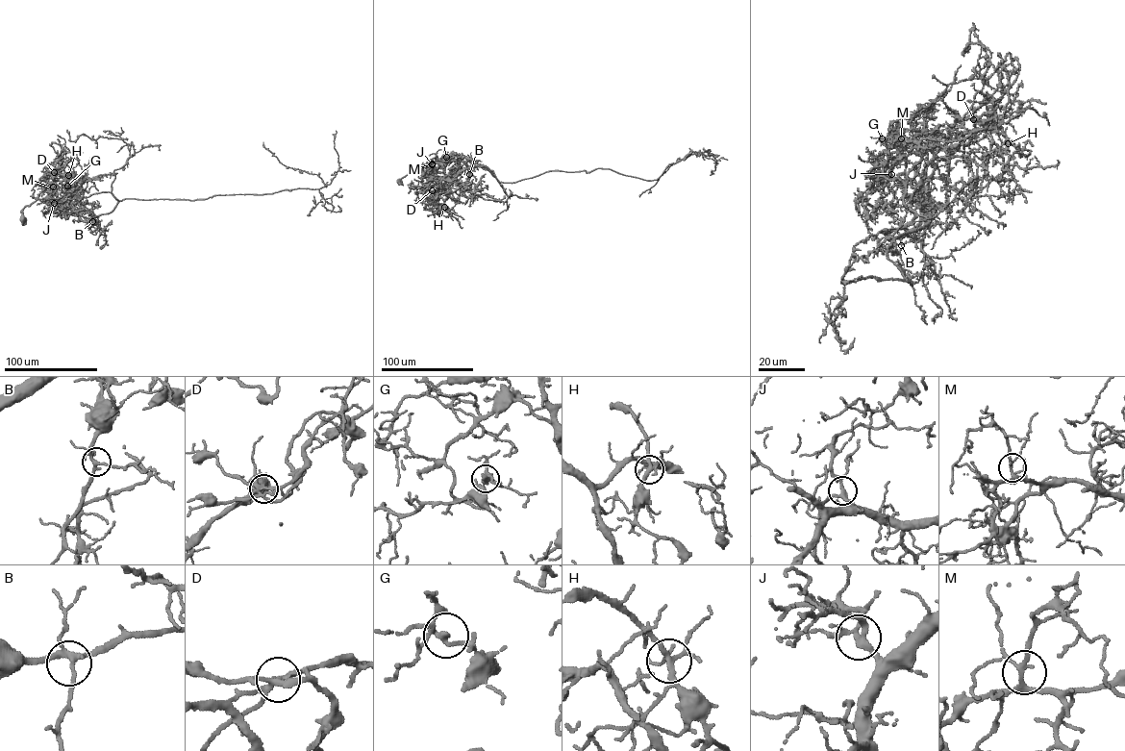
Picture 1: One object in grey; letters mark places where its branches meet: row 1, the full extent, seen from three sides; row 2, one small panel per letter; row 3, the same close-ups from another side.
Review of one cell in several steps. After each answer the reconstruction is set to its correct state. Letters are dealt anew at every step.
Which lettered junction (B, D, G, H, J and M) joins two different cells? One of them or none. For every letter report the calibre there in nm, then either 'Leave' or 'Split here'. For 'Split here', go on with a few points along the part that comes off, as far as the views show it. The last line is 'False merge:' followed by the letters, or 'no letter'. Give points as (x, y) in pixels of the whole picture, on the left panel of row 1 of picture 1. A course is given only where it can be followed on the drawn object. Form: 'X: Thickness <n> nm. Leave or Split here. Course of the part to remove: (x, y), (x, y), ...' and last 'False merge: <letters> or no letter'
B: Thickness 240 nm. Leave
D: Thickness 200 nm. Split here. Course of the part to remove: (54, 172), (66, 152), (77, 154), (79, 162), (72, 167), (74, 177), (70, 188)
G: Thickness 190 nm. Leave
H: Thickness 240 nm. Leave
J: Thickness 240 nm. Leave
M: Thickness 200 nm. Leave
False merge: D

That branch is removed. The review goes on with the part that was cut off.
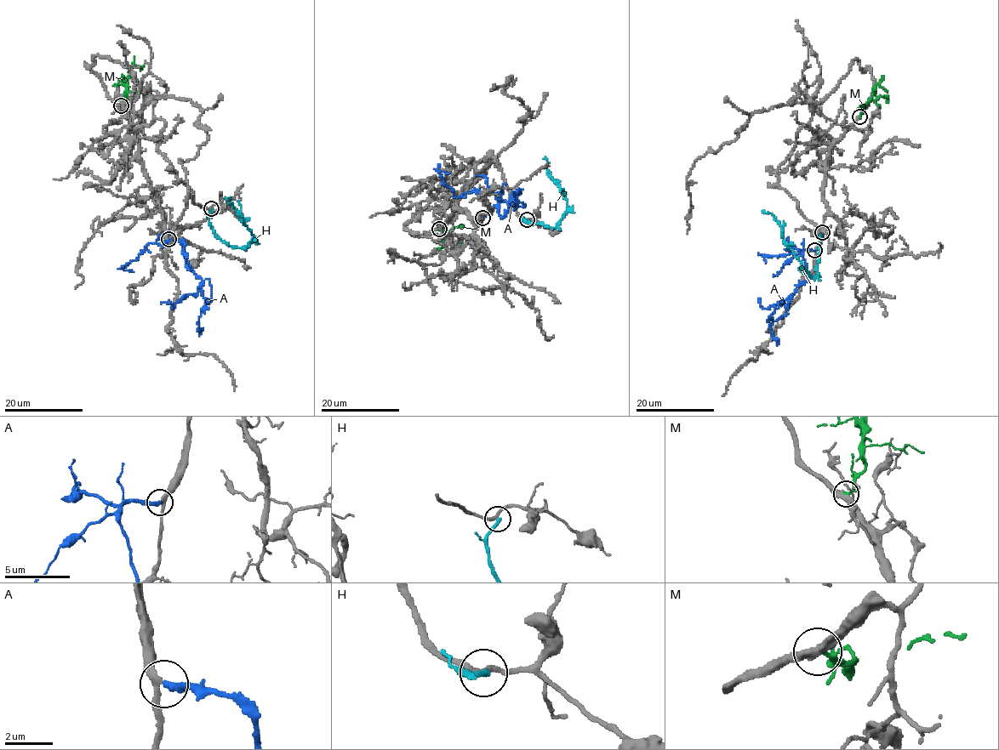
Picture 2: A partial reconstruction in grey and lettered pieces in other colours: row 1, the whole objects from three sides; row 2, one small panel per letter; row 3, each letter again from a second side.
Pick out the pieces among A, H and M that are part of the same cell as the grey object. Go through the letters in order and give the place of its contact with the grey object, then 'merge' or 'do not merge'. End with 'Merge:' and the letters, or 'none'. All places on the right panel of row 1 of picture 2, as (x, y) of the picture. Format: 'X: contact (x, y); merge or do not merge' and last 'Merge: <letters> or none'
A: contact (814, 250); merge
H: contact (822, 232); do not merge
M: contact (859, 116); do not merge
Merge: A

